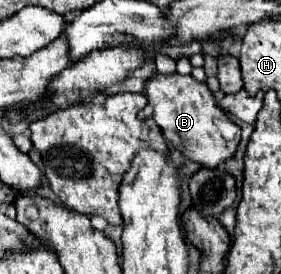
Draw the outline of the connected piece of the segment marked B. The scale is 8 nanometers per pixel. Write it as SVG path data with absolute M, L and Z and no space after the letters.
M155 71L155 75L145 83L143 95L147 97L147 105L139 113L139 117L153 117L155 123L161 127L165 139L187 159L215 169L235 153L241 141L241 129L223 113L223 109L217 107L207 83L201 83L191 75L163 75Z

